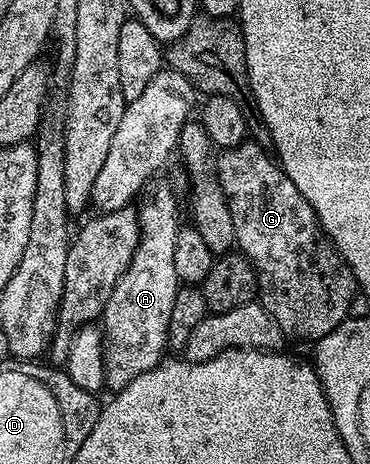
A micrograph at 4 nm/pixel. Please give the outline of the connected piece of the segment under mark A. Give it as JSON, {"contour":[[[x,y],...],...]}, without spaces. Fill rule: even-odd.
{"contour":[[[154,187],[147,192],[148,200],[138,207],[138,249],[126,273],[122,273],[118,285],[113,289],[102,316],[104,381],[109,388],[112,386],[113,392],[130,385],[134,377],[142,377],[142,373],[159,367],[168,347],[170,309],[174,309],[174,297],[178,290],[174,273],[174,245],[178,230],[176,195],[168,187]]]}

